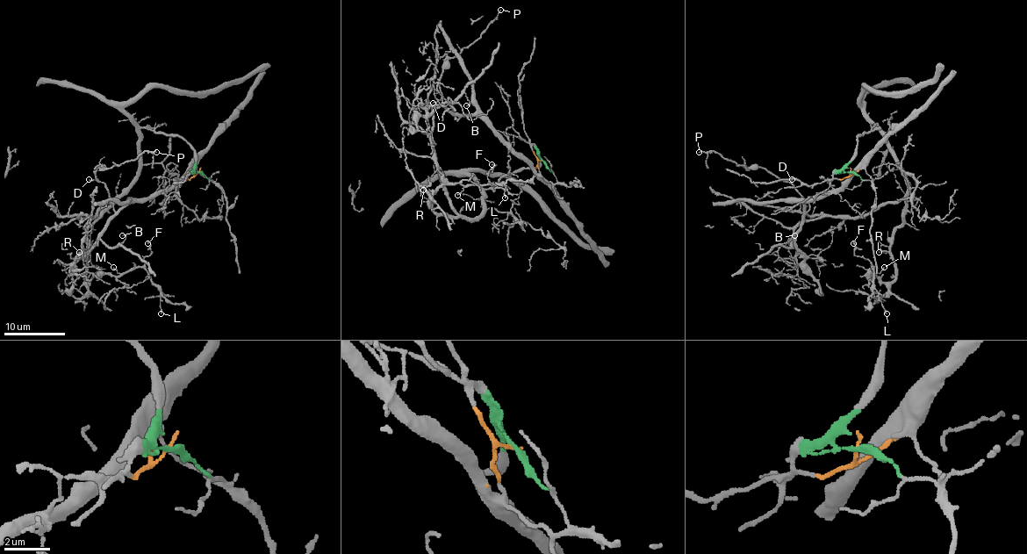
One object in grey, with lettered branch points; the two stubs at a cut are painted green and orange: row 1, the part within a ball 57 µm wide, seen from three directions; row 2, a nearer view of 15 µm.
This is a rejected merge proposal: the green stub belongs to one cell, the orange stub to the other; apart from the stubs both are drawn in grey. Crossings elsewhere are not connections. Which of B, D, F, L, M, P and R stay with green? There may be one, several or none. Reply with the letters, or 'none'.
F, L, M, R

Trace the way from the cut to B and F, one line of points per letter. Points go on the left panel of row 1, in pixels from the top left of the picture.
B: (198, 171), (193, 175), (190, 169), (170, 187), (127, 204), (99, 237), (109, 247), (119, 245), (123, 236)
F: (198, 171), (193, 150), (181, 138), (140, 130), (140, 171), (87, 230), (86, 282), (141, 267), (147, 243)

